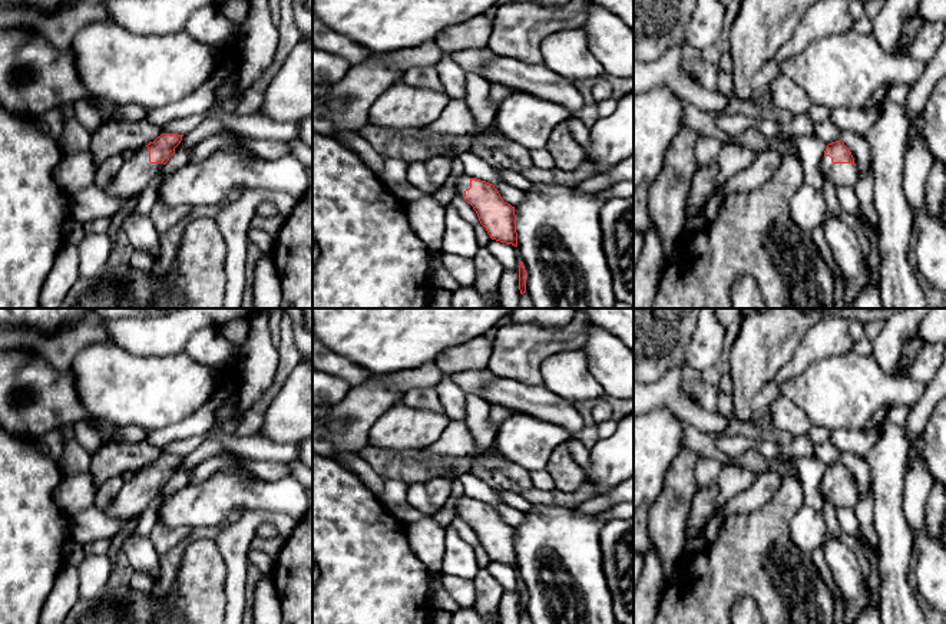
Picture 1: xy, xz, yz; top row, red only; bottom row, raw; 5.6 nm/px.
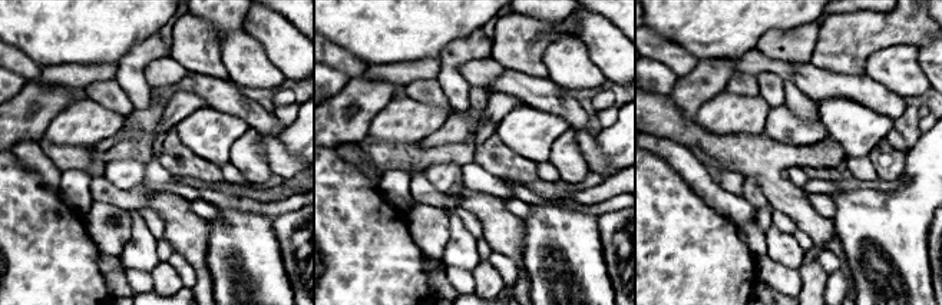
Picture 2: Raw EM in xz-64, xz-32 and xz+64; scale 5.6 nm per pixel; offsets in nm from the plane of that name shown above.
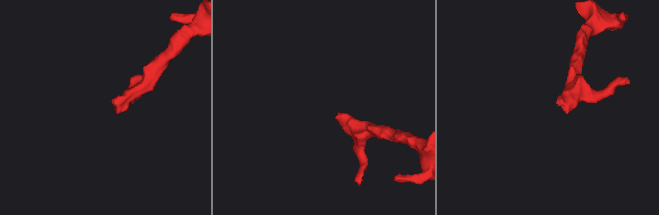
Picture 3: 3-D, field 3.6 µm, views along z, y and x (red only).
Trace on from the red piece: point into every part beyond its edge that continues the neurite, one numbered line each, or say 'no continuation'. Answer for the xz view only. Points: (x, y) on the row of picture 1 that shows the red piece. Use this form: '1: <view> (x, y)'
1: xz (462, 182)

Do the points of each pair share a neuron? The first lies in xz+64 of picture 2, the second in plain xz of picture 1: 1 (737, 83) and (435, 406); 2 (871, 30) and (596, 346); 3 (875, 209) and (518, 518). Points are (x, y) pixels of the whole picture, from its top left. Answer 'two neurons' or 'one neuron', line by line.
1: one neuron
2: two neurons
3: two neurons

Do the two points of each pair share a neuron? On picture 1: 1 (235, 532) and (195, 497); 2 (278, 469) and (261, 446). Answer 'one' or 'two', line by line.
1: two
2: two

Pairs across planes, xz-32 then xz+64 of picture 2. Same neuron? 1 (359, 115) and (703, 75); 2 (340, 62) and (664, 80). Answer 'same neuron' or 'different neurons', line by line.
1: same neuron
2: different neurons

